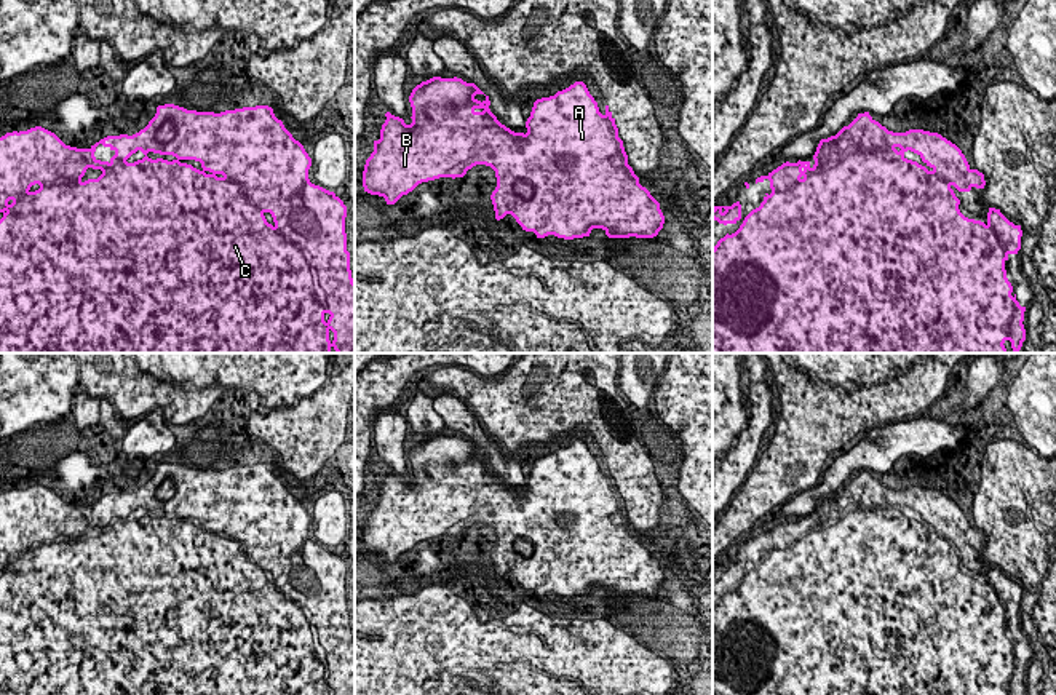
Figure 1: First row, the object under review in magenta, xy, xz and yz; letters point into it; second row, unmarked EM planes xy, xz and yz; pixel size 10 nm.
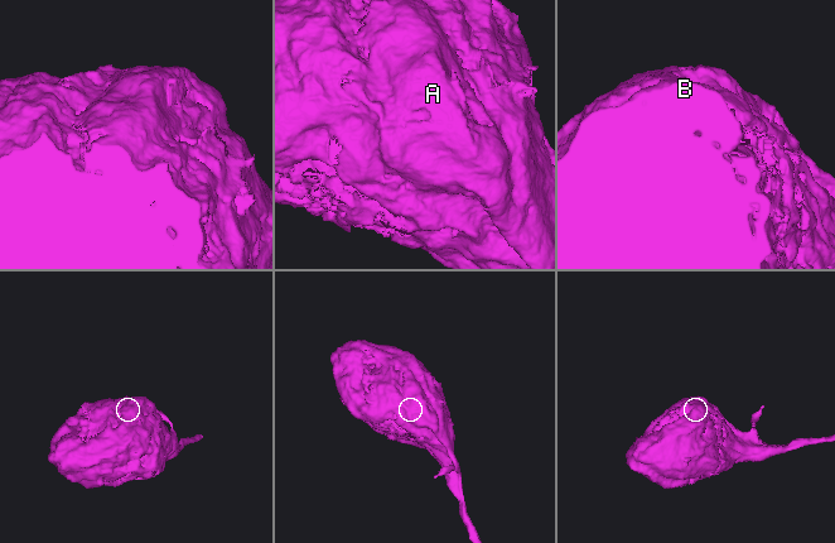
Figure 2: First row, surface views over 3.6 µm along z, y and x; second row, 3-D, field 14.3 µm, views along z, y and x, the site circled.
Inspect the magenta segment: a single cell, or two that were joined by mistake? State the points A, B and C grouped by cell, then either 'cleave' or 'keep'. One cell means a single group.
groups A B C; keep

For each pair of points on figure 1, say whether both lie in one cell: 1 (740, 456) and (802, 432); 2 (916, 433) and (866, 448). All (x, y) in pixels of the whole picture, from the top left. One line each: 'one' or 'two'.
1: two
2: one

